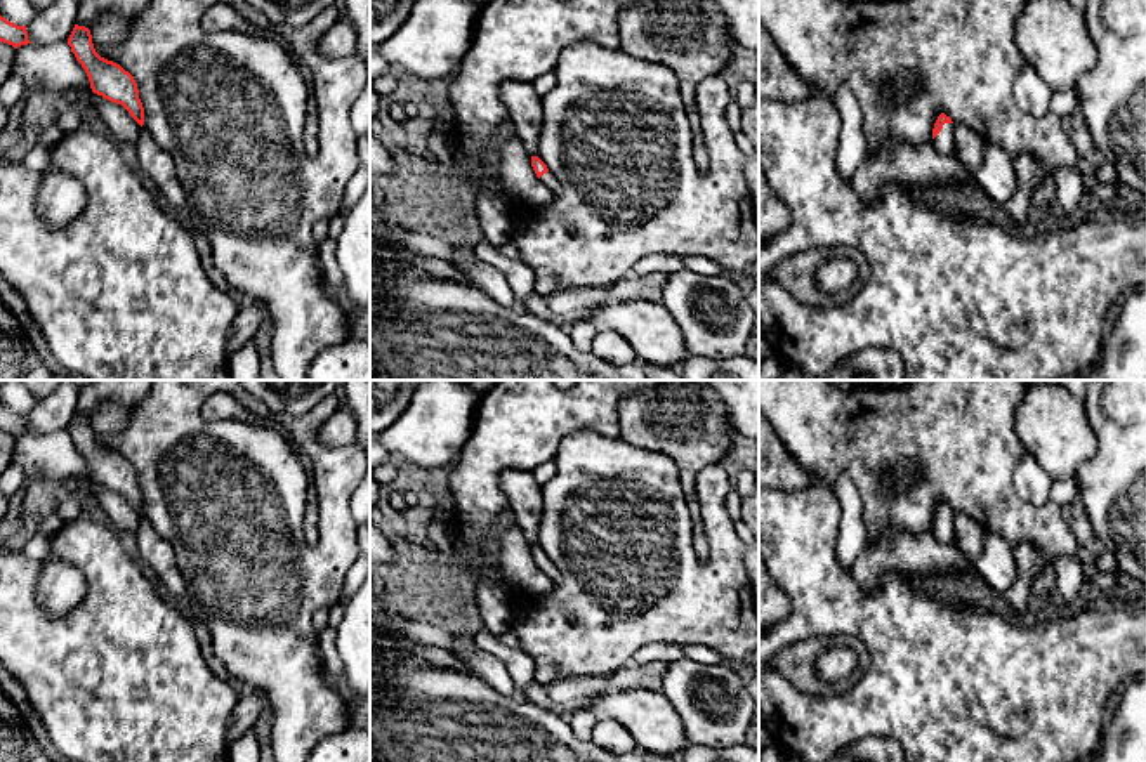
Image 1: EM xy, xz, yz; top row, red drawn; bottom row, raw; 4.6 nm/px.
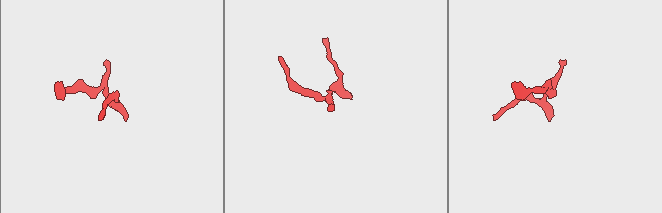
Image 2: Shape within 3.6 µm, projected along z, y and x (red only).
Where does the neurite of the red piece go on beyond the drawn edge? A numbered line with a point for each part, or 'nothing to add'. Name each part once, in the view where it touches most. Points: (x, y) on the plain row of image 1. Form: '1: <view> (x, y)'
1: yz (943, 530)

